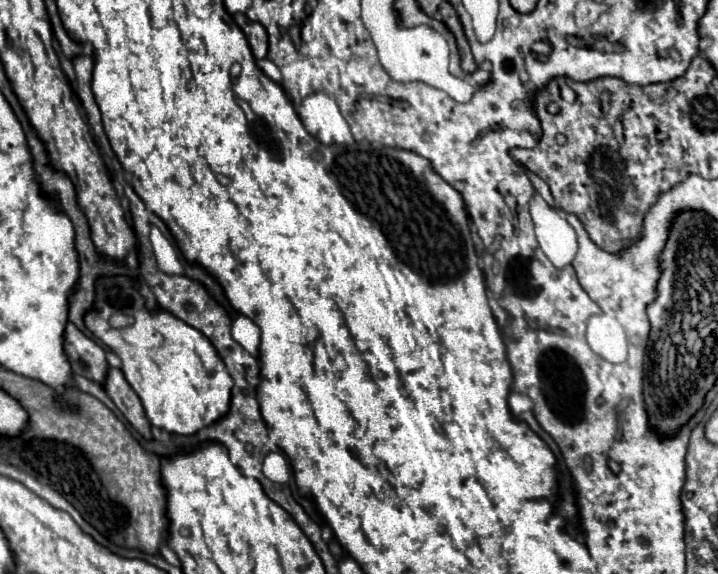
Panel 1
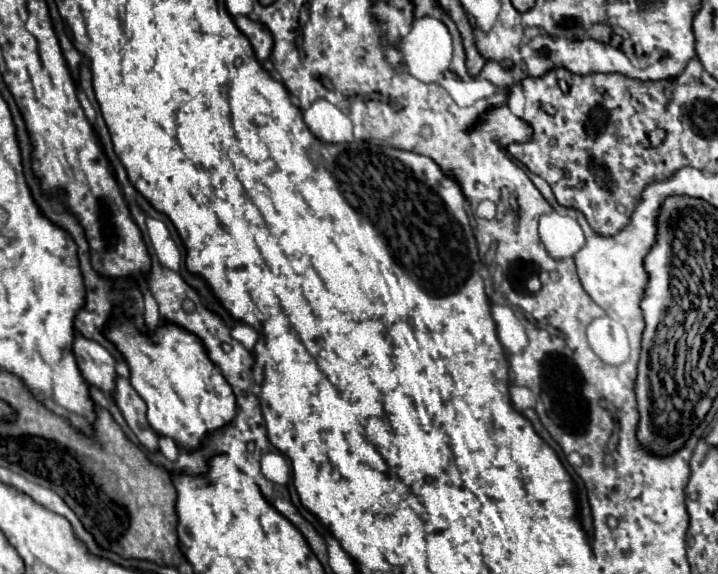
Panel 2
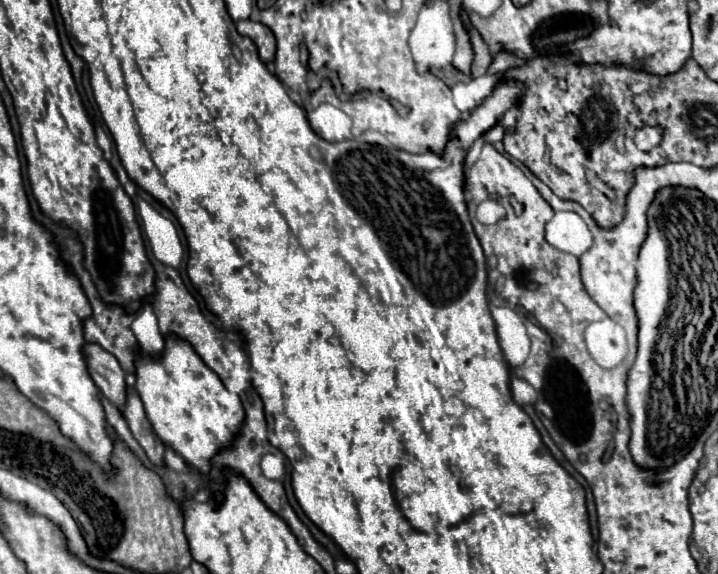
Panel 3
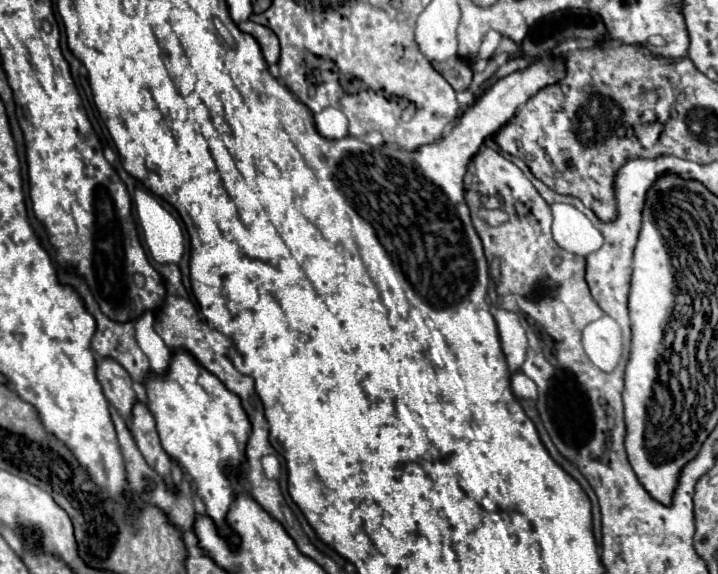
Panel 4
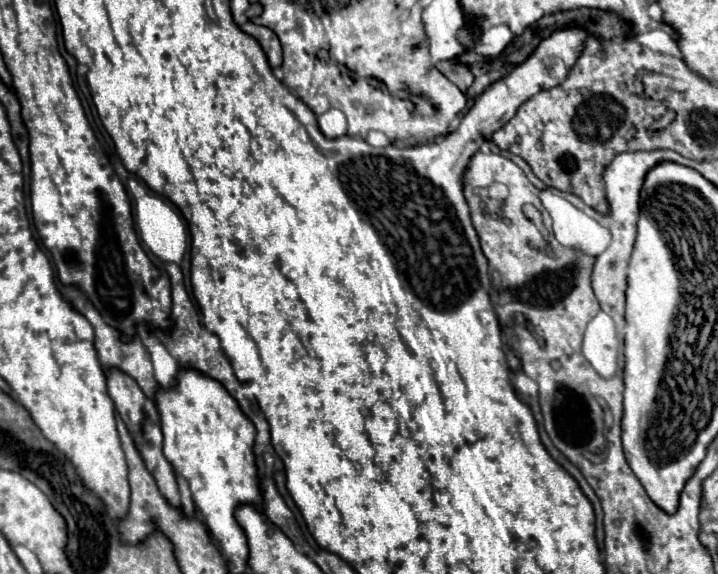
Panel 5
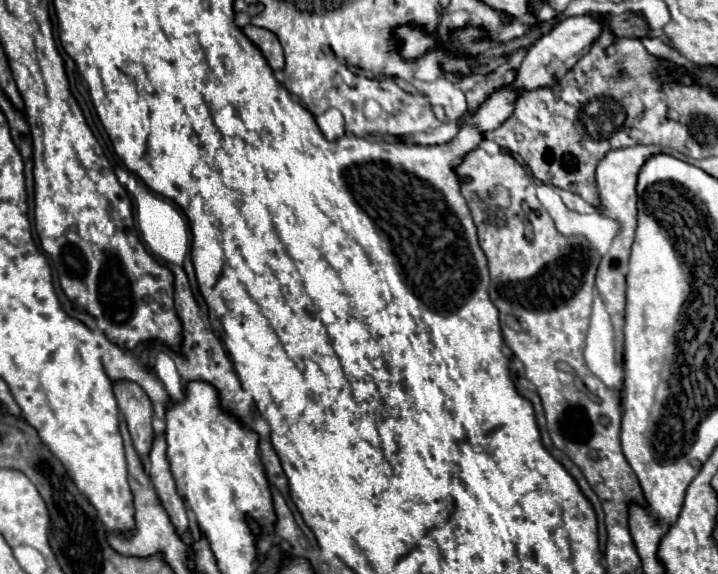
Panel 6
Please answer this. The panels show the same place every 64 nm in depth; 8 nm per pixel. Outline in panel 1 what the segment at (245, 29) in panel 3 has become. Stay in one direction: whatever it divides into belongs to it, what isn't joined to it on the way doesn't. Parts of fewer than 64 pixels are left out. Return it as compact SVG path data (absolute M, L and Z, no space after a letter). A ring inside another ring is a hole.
M236 14L234 20L236 20L236 24L242 28L242 32L246 34L248 44L250 44L256 60L266 58L266 54L268 54L268 34L266 34L264 26L258 24L258 22L248 20L246 14Z

